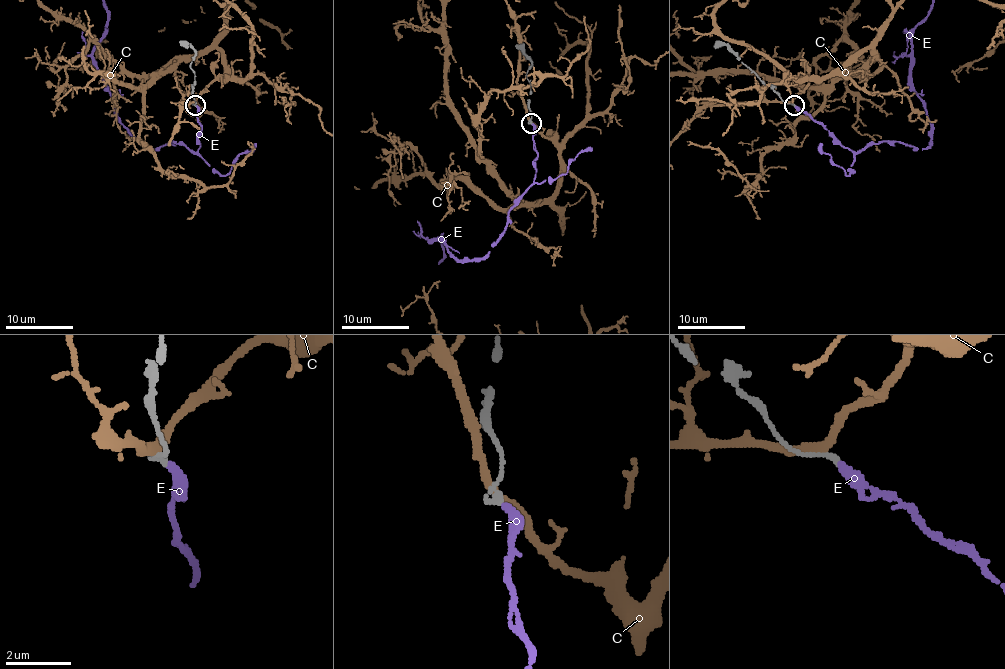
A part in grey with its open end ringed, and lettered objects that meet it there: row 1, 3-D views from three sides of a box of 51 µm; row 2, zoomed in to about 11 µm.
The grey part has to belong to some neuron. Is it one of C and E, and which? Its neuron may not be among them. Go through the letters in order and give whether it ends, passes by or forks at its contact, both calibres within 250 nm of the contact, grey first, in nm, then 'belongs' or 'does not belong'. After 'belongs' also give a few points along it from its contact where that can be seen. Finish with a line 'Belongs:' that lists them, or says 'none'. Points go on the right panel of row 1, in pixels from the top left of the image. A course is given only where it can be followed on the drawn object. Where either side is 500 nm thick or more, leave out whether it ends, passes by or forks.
C: it passes by; 180 nm thick on the grey side, 240 nm on the other; does not belong
E: it ends there; 170 nm thick on the grey side, 340 nm on the other; belongs
Belongs: E

